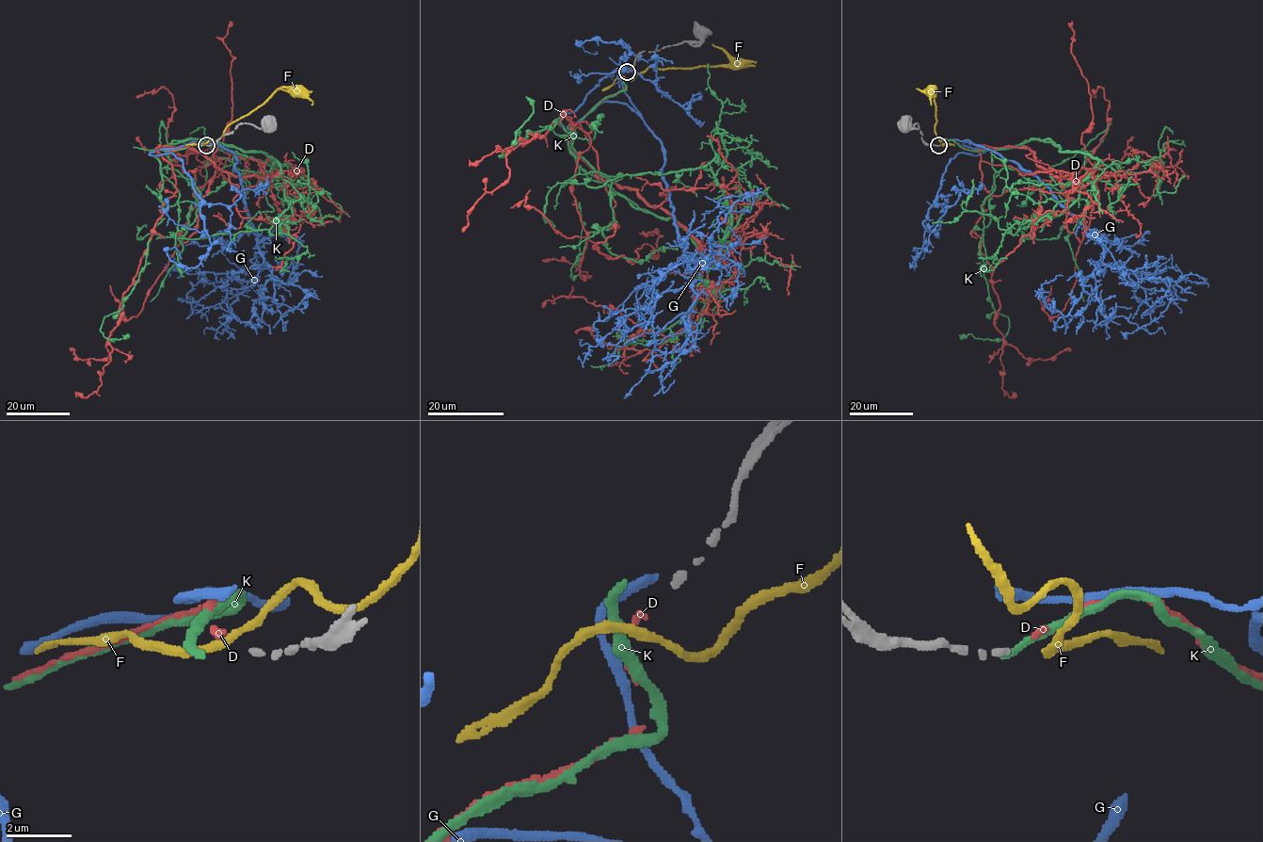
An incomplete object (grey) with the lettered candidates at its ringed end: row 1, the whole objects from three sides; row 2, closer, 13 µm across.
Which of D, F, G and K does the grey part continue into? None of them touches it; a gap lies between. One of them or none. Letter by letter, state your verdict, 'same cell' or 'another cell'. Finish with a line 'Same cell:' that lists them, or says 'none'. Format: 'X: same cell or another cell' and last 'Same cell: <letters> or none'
D: same cell
F: another cell
G: another cell
K: another cell
Same cell: D

